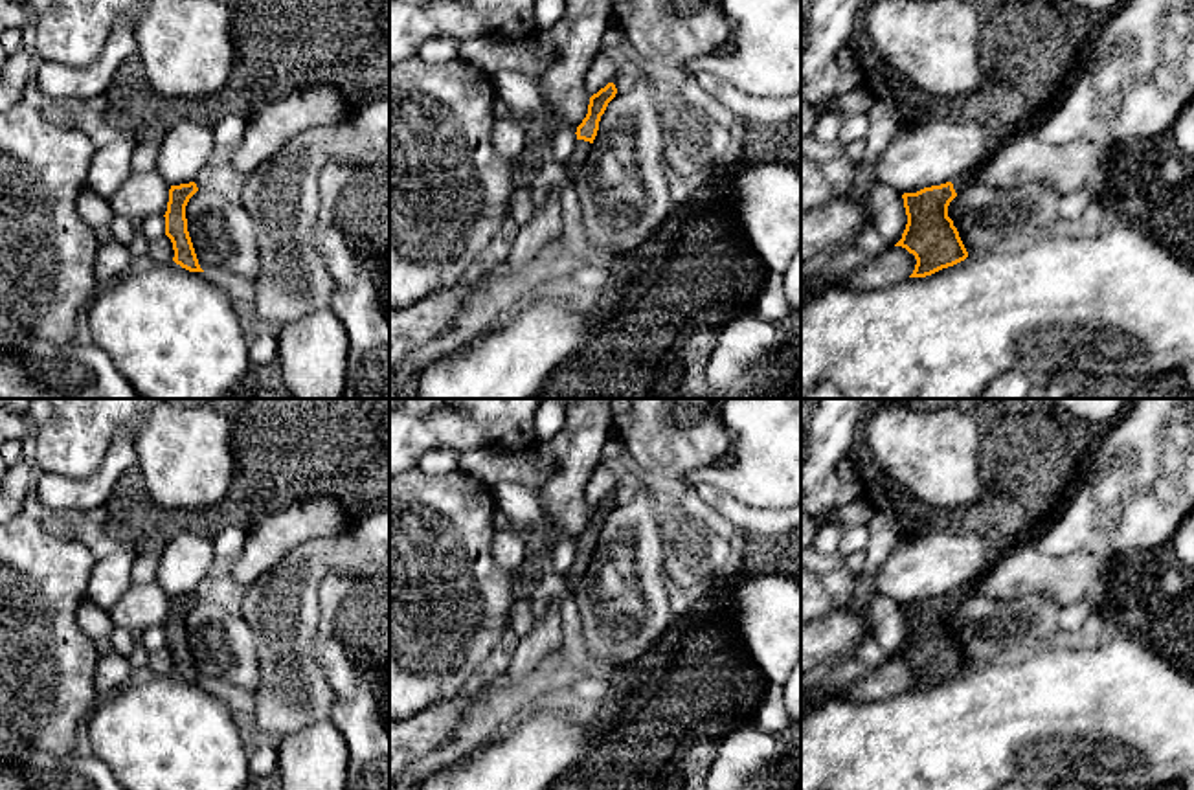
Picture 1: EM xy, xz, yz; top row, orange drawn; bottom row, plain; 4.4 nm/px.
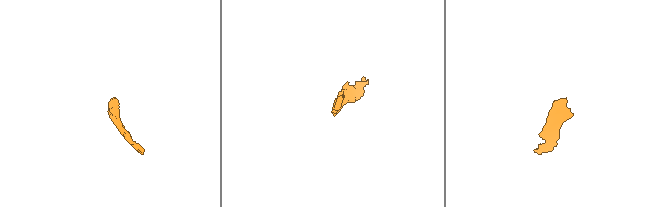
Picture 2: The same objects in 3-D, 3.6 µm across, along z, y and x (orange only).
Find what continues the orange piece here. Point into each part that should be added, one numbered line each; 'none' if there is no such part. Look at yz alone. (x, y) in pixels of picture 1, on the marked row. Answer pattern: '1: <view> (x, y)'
1: yz (965, 180)

